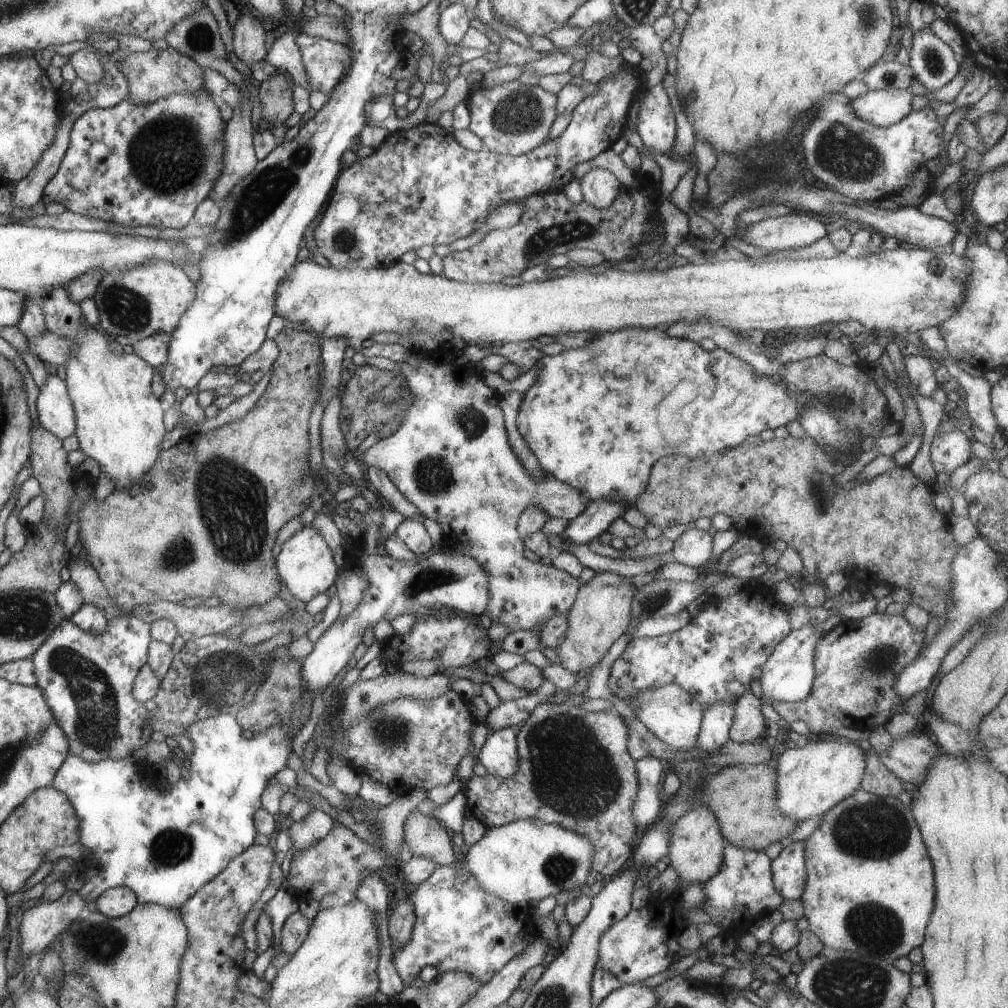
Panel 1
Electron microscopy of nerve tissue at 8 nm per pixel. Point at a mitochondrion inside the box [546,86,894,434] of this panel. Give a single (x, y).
(841, 151)

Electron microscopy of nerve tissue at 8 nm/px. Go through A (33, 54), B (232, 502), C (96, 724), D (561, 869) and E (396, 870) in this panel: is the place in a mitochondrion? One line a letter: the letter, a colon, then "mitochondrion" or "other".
A: other
B: mitochondrion
C: mitochondrion
D: mitochondrion
E: other

